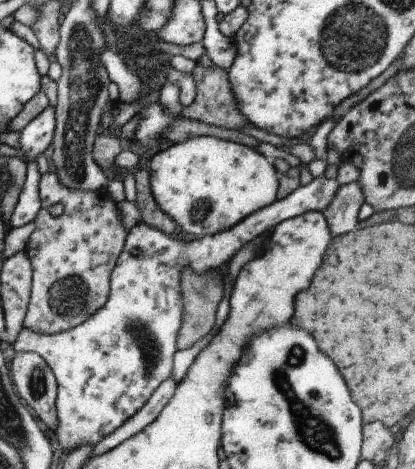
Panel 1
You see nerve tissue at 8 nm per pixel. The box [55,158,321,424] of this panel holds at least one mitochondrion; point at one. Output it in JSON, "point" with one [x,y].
{"point":[152,346]}

